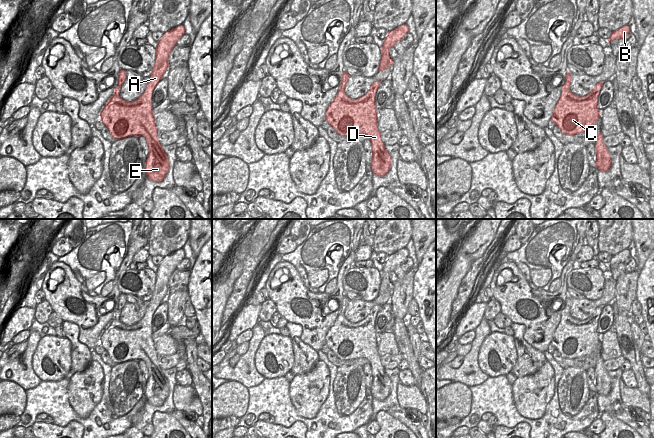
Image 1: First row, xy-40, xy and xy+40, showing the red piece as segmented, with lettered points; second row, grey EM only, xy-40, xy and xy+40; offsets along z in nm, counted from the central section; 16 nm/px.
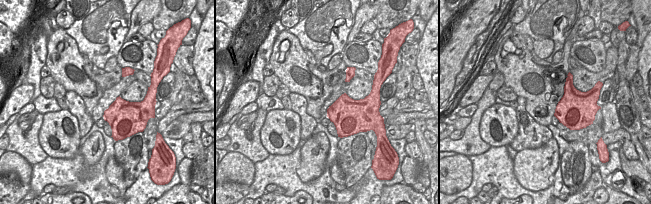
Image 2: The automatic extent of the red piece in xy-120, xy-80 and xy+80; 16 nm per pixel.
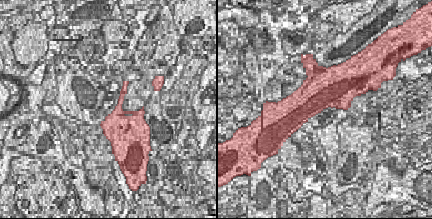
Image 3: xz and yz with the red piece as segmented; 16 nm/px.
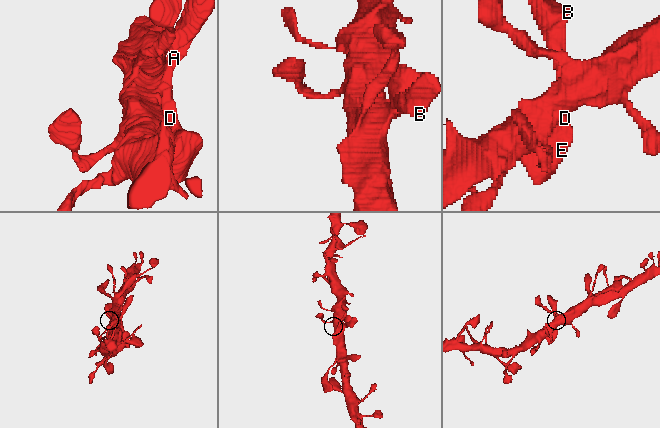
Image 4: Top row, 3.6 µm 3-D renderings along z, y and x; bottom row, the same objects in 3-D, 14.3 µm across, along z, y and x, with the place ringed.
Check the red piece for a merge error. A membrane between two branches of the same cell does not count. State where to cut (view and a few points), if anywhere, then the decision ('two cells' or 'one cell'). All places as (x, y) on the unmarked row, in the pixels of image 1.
no cut; one cell

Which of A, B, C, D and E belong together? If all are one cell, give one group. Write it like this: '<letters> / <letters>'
A B C D E

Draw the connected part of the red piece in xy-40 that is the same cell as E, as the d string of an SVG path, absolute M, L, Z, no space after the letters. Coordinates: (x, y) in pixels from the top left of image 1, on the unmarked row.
M182 248L163 258L158 265L155 288L146 313L135 325L127 326L119 320L120 312L127 302L126 294L121 293L118 297L118 310L114 312L114 318L105 327L100 337L99 344L116 364L130 360L145 362L149 378L144 395L147 402L153 406L163 405L169 395L169 383L158 364L153 339L152 317L169 292L168 281L171 274L184 258L185 252Z

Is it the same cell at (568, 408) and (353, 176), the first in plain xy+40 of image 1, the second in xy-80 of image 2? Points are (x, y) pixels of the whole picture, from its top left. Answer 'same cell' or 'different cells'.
same cell

